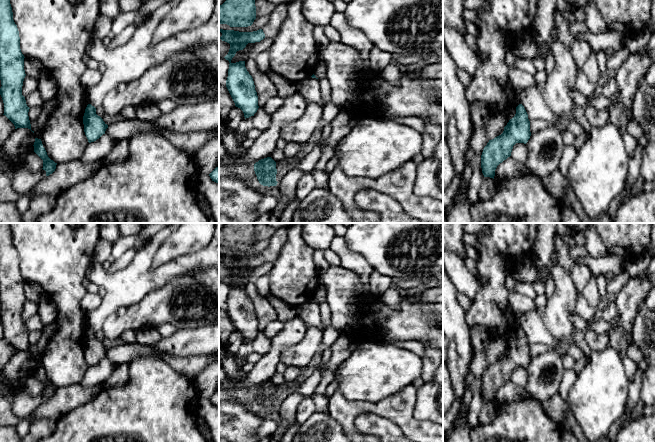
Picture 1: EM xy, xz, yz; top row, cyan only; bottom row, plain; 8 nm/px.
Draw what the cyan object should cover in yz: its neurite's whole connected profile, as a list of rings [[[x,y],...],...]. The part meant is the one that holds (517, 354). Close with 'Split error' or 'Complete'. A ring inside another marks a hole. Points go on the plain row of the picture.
[[[522,328],[516,331],[515,340],[509,344],[501,359],[489,364],[481,379],[484,401],[494,403],[497,390],[511,380],[516,367],[526,368],[530,363],[530,345]]]. Complete

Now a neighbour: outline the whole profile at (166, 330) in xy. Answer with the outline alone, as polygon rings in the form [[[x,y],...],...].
[[[165,323],[162,326],[157,328],[157,331],[161,335],[161,337],[169,337],[173,334],[174,328],[170,323]]]

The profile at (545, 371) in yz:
[[[552,348],[531,358],[526,391],[539,401],[549,400],[558,393],[564,370],[562,357]]]

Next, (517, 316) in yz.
[[[513,312],[513,323],[514,323],[514,330],[517,331],[521,328],[522,325],[523,314],[520,312]]]

